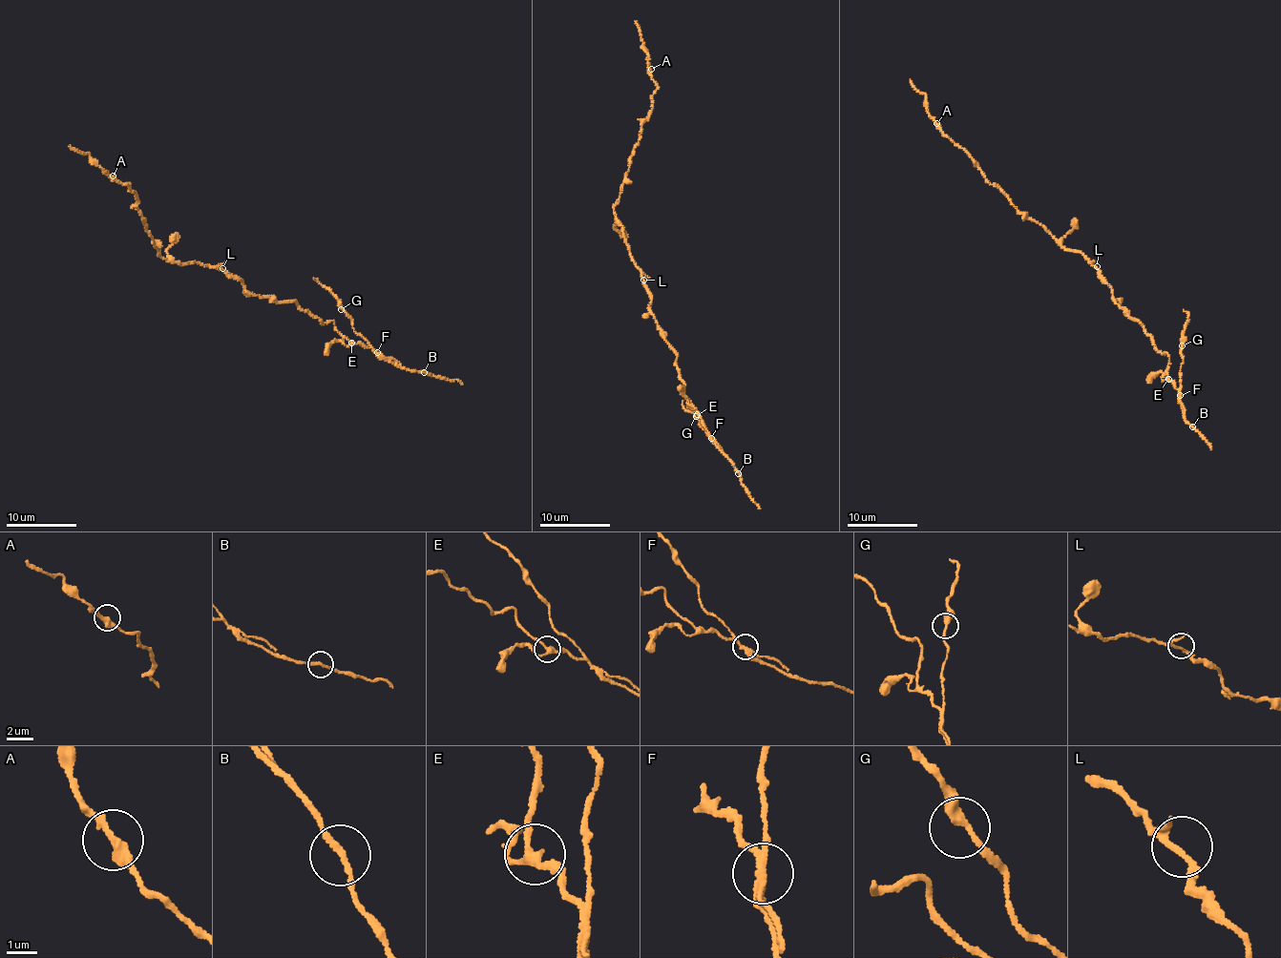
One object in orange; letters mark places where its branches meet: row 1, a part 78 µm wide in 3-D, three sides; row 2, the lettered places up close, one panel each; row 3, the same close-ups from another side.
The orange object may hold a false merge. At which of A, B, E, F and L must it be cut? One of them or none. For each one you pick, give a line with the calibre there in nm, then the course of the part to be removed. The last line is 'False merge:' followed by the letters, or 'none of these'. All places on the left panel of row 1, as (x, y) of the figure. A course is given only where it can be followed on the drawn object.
F: 240 nm | (377, 352), (354, 330), (351, 317), (340, 301), (313, 278)
False merge: F

